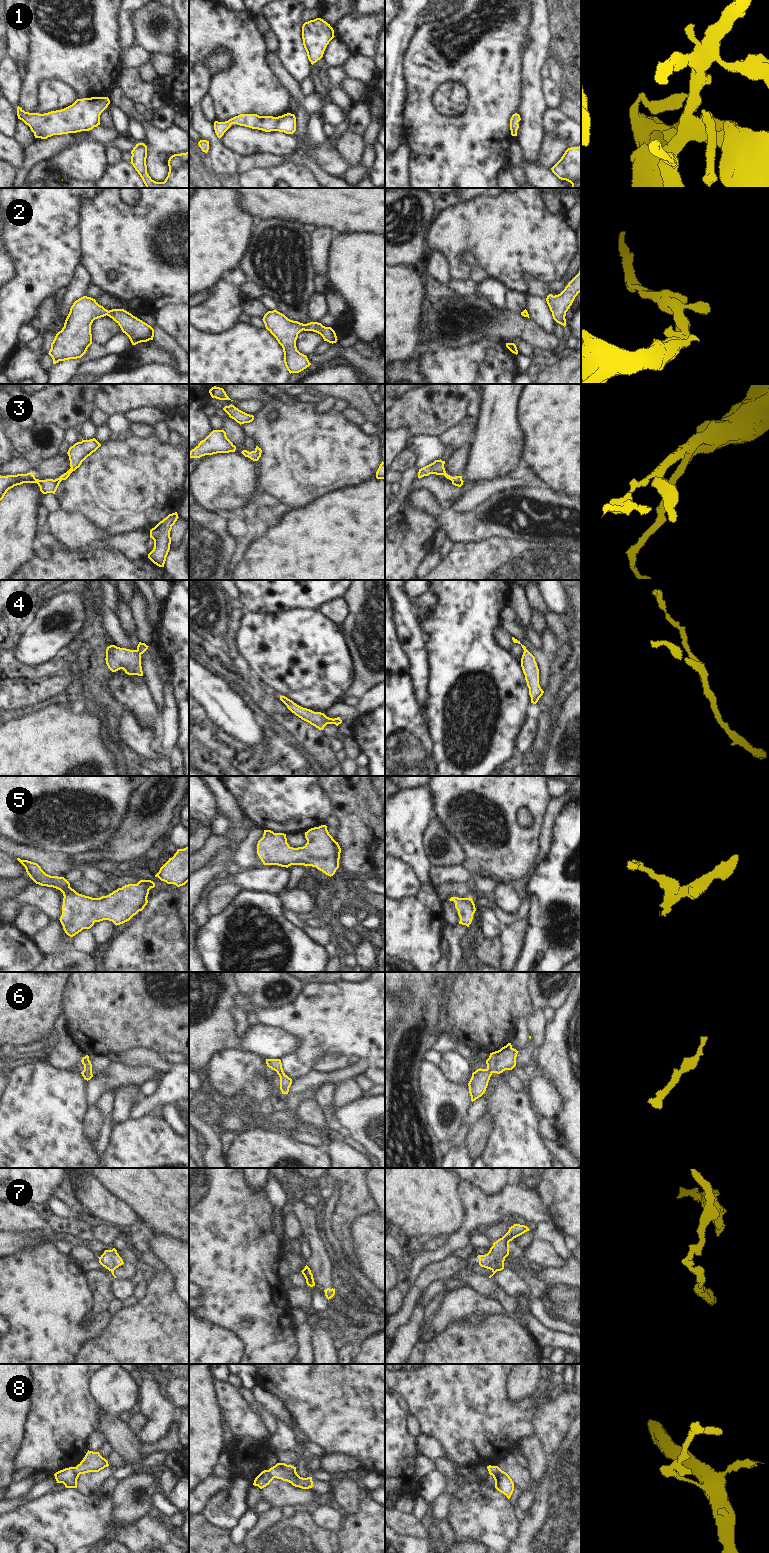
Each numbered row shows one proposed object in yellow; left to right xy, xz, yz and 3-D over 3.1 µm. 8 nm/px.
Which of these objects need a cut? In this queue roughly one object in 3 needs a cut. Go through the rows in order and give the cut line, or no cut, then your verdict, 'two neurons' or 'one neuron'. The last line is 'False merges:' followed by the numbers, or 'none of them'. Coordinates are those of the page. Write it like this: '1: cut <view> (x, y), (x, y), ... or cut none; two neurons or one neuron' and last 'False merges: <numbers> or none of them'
1: cut none; one neuron
2: cut none; one neuron
3: cut none; one neuron
4: cut none; one neuron
5: cut none; one neuron
6: cut none; one neuron
7: cut yz (490, 1268), (496, 1271); two neurons
8: cut xy (74, 1467), (79, 1474); two neurons
False merges: 7, 8

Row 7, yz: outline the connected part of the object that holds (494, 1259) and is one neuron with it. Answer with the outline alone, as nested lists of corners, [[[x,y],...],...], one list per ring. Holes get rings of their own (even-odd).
[[[514,1224],[511,1226],[502,1238],[493,1243],[487,1254],[477,1256],[479,1265],[494,1271],[503,1270],[505,1258],[509,1255],[509,1242],[529,1230],[525,1225]]]

